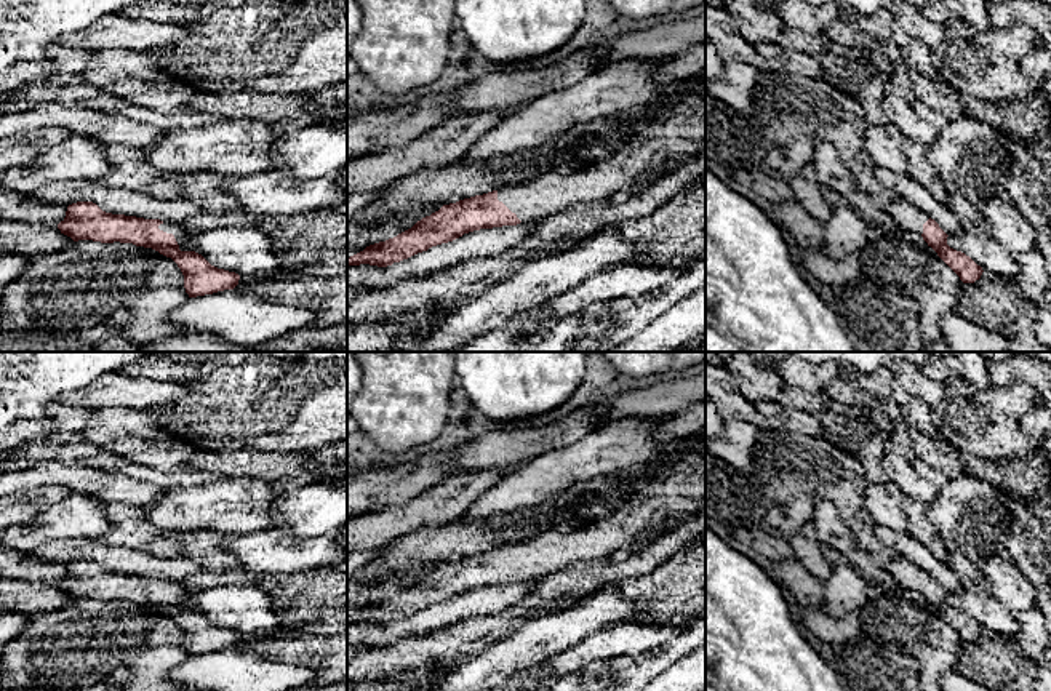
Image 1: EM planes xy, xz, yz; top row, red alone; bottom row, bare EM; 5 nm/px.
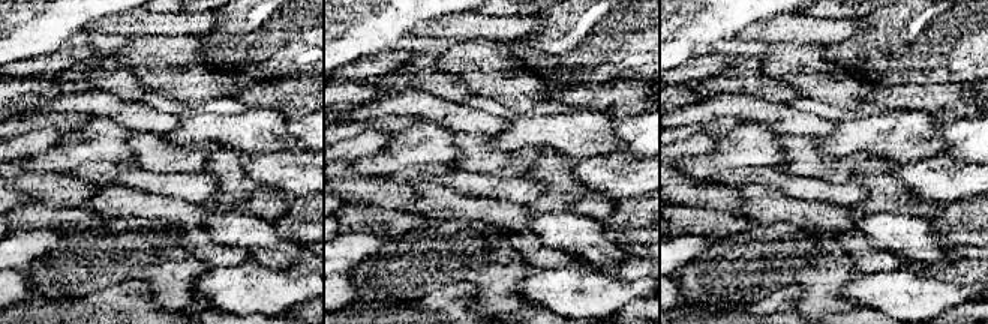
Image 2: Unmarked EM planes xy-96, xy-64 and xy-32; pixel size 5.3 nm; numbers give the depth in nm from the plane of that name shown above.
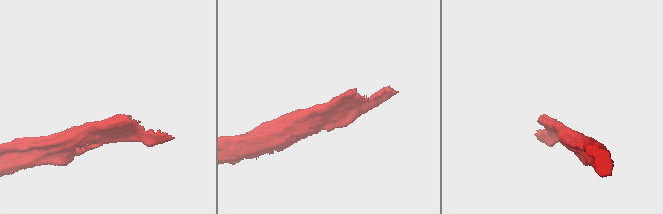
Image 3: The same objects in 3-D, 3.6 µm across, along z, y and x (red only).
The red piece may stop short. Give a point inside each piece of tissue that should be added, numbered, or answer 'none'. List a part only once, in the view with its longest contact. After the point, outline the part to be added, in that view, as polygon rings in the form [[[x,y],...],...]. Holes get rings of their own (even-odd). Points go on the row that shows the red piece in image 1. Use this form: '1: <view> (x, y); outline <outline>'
1: xy (181, 235); outline [[[163,222],[158,226],[160,230],[166,232],[166,234],[173,234],[178,245],[179,245],[179,250],[181,250],[181,245],[190,237],[186,230],[184,230],[184,226],[182,224],[176,224],[176,222]],[[181,250],[182,251],[182,250]]]

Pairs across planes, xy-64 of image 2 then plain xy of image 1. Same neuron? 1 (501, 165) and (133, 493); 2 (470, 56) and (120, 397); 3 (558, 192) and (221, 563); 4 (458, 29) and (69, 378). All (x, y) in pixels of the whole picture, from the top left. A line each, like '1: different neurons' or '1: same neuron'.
1: different neurons
2: different neurons
3: same neuron
4: different neurons

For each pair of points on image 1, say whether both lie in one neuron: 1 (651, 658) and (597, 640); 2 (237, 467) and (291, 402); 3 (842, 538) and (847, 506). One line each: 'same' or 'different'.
1: different
2: different
3: different

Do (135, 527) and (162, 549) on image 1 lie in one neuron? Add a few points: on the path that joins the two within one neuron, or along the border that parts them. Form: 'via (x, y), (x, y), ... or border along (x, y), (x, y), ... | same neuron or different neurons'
via (141, 533), (155, 543) | same neuron

